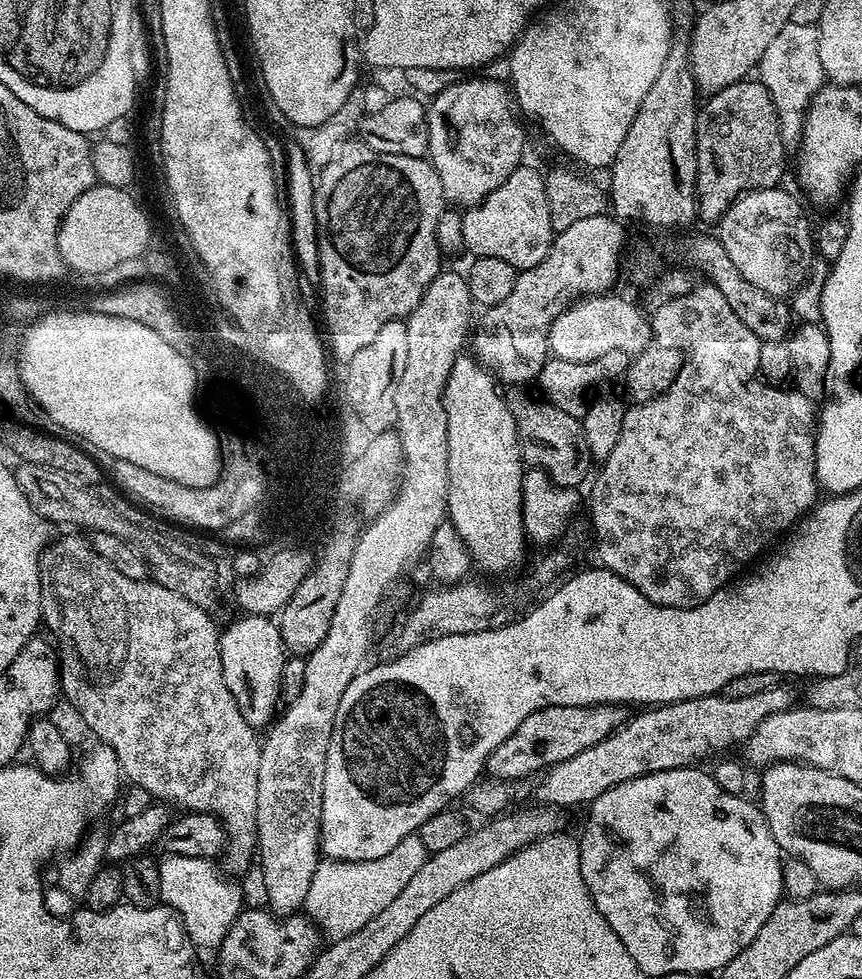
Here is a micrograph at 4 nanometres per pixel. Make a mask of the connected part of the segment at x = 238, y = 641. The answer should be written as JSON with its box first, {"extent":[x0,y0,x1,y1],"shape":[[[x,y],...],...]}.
{"extent":[220,614,286,730],"shape":[[[244,614],[241,620],[236,620],[227,629],[220,633],[220,657],[222,658],[222,678],[226,678],[226,686],[230,694],[234,694],[234,702],[238,702],[238,710],[242,710],[242,716],[251,728],[260,730],[273,723],[277,715],[280,698],[280,679],[286,659],[286,649],[279,623],[267,616]]]}

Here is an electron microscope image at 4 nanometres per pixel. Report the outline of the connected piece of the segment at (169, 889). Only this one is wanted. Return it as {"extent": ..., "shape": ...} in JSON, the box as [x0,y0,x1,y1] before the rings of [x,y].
{"extent":[159,855,243,947],"shape":[[[165,855],[159,861],[160,898],[180,914],[179,919],[193,947],[219,947],[230,926],[243,911],[241,888],[207,857]]]}

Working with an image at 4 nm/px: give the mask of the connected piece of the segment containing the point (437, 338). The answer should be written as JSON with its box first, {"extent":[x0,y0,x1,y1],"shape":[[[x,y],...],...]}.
{"extent":[256,270,474,917],"shape":[[[441,270],[434,278],[434,282],[428,284],[428,289],[422,294],[422,298],[418,302],[418,306],[410,315],[406,317],[408,329],[406,330],[406,370],[402,370],[402,378],[398,382],[398,390],[396,391],[396,422],[394,425],[395,431],[400,437],[400,443],[404,445],[404,475],[400,481],[400,487],[396,489],[396,498],[375,517],[376,520],[369,526],[365,532],[361,531],[356,538],[356,549],[354,550],[354,558],[351,559],[350,572],[347,575],[345,586],[342,589],[342,596],[338,600],[338,606],[334,609],[334,616],[330,621],[330,628],[326,632],[326,636],[321,644],[312,652],[307,653],[306,656],[306,682],[302,682],[302,694],[298,694],[298,698],[294,698],[292,704],[287,705],[279,713],[278,719],[267,729],[268,737],[263,737],[260,746],[260,761],[258,762],[258,810],[256,811],[256,846],[258,849],[258,864],[260,860],[260,876],[264,879],[264,888],[268,891],[267,907],[275,912],[277,917],[291,916],[299,913],[305,907],[304,899],[307,896],[307,891],[310,889],[311,879],[314,878],[317,864],[322,860],[320,850],[320,823],[322,822],[322,790],[326,782],[326,754],[330,750],[330,738],[334,730],[334,718],[338,714],[338,702],[342,702],[342,694],[346,694],[346,686],[350,686],[350,682],[356,675],[361,672],[365,667],[366,661],[364,659],[368,656],[368,647],[373,647],[374,638],[372,642],[372,619],[376,616],[376,607],[380,604],[380,599],[391,590],[396,584],[396,579],[403,574],[407,568],[412,568],[420,559],[425,559],[426,553],[429,551],[434,534],[440,531],[441,524],[445,523],[446,513],[448,511],[448,439],[446,438],[446,410],[444,409],[444,387],[450,378],[450,370],[454,366],[454,362],[462,355],[460,348],[464,344],[464,339],[469,339],[470,328],[468,332],[468,315],[474,311],[472,302],[472,295],[468,289],[468,281],[463,275],[460,276],[456,272],[448,272],[448,270]]]}

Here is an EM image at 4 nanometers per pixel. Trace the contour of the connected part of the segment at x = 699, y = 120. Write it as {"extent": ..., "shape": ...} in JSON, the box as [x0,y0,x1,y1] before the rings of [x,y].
{"extent":[696,78,785,221],"shape":[[[745,78],[736,84],[711,93],[696,113],[696,210],[699,219],[719,221],[731,204],[757,188],[774,188],[784,172],[785,144],[780,137],[774,102],[766,86],[756,78]]]}

